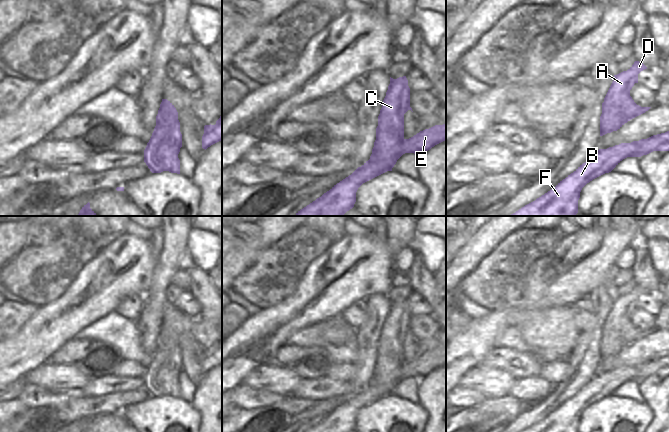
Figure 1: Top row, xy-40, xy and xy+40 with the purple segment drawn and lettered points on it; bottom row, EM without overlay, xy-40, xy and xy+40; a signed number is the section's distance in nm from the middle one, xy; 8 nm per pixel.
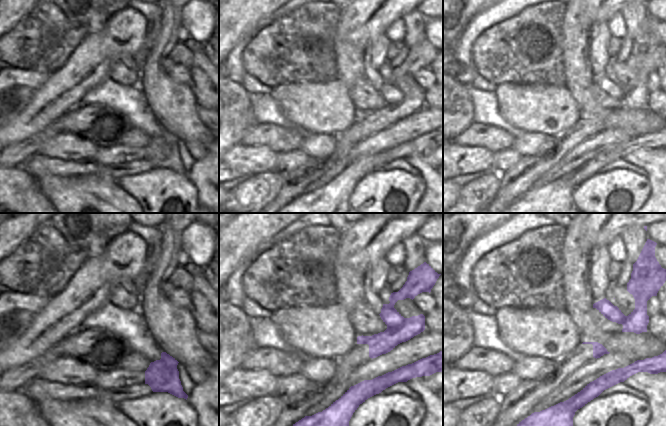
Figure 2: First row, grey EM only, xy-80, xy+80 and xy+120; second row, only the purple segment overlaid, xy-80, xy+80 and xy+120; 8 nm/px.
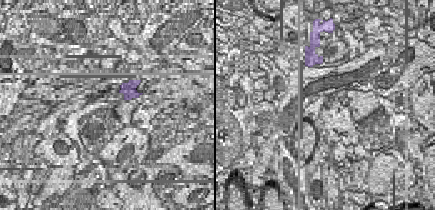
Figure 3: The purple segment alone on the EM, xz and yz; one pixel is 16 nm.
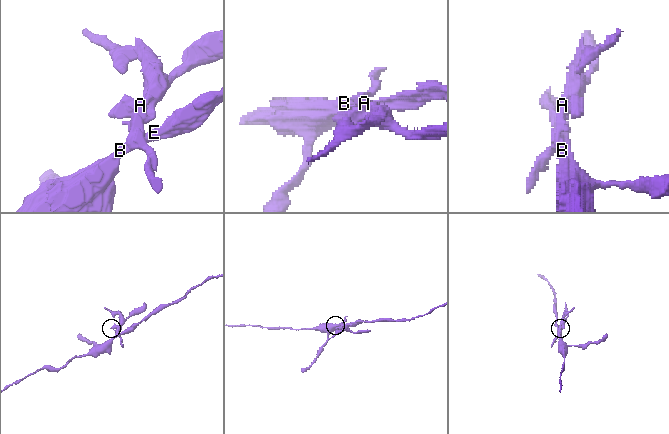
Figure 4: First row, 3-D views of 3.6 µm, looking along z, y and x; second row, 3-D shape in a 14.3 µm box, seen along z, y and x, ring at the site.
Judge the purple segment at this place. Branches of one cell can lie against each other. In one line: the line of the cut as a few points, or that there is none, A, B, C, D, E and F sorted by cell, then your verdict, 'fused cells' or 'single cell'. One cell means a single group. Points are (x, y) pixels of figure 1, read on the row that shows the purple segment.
xy (404, 139), (402, 153), (398, 157), (370, 159) | A C D / B E F | fused cells

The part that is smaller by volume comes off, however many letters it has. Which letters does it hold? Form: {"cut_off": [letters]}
{"cut_off": ["A", "C", "D"]}

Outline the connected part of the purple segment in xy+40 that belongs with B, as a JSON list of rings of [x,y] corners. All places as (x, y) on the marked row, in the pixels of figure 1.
[[[669,131],[597,150],[553,189],[509,216],[575,216],[580,192],[587,183],[611,172],[627,157],[641,157],[653,151],[669,151]]]

